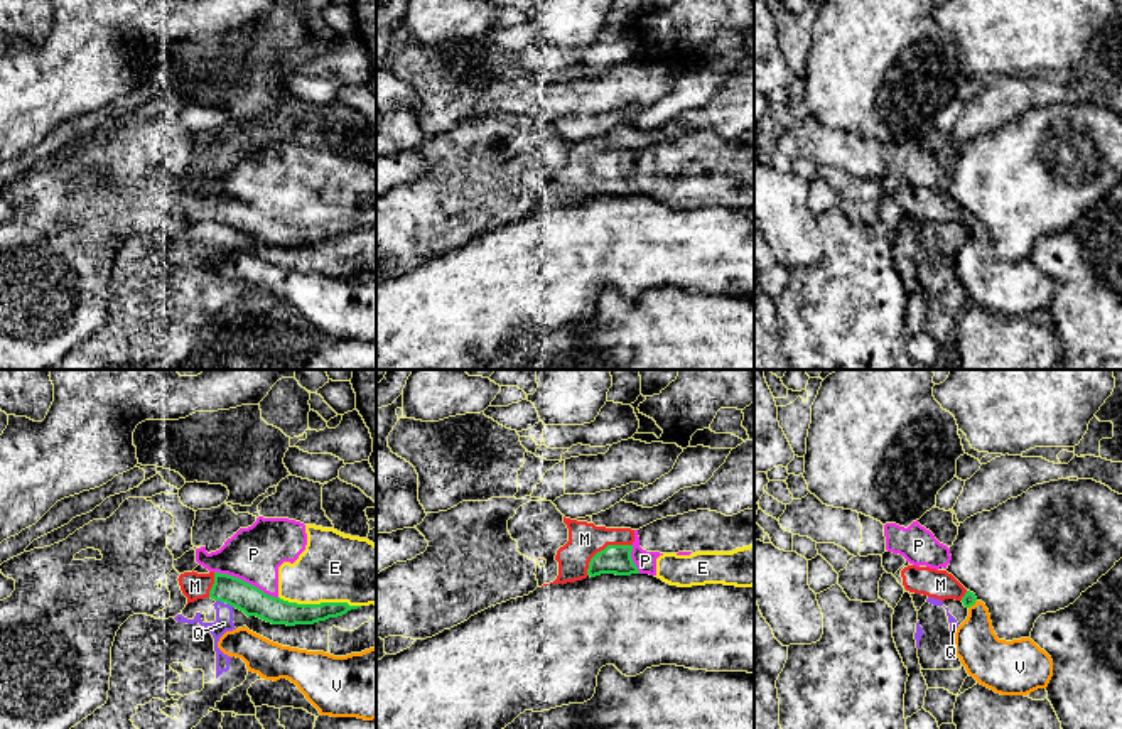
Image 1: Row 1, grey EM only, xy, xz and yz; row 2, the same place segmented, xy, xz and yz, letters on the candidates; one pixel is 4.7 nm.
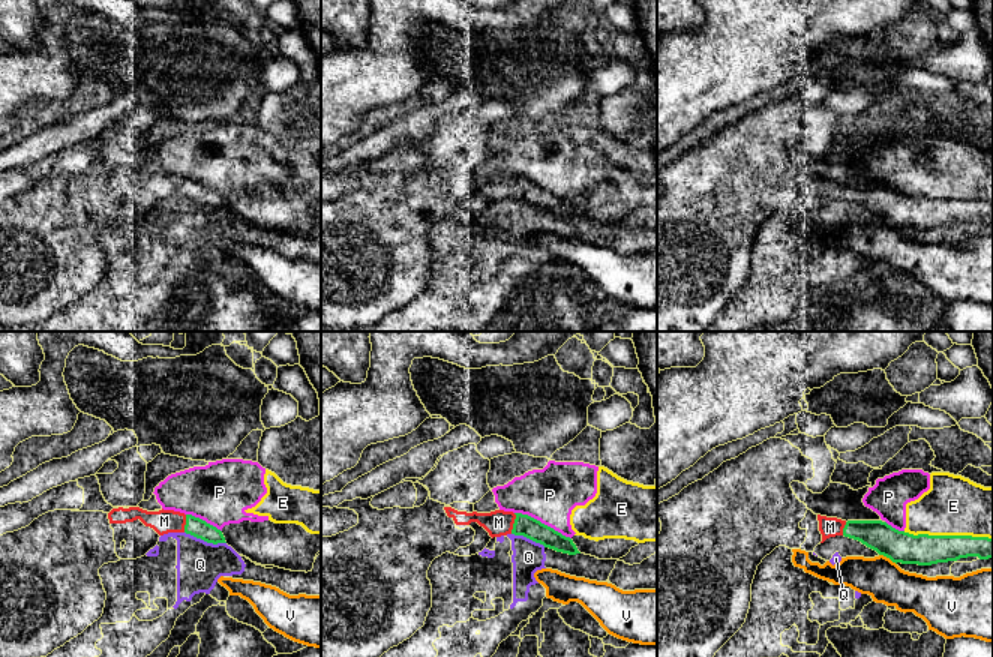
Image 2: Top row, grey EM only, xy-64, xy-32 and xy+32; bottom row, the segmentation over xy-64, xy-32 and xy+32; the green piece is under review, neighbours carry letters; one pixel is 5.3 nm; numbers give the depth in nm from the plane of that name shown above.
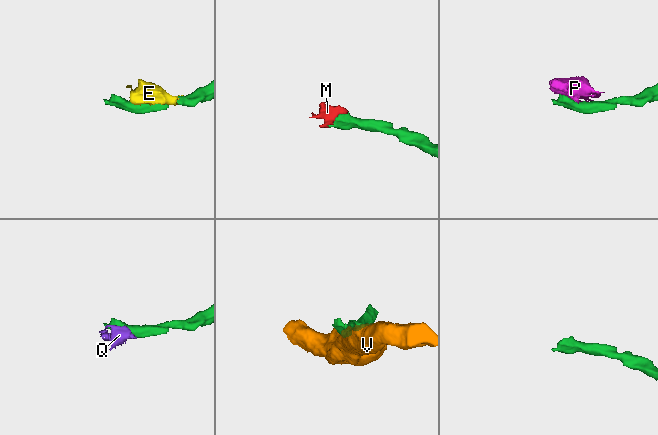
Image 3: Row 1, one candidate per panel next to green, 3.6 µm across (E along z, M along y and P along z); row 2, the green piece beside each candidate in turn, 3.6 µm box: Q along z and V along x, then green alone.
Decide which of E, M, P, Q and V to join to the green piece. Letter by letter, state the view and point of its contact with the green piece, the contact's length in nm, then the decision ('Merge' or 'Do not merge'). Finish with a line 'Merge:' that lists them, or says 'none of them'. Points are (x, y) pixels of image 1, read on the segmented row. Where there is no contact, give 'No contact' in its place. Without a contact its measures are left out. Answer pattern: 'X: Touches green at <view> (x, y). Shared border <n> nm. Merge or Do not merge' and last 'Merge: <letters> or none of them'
E: Touches green at xy (321, 603). Shared border 400 nm. Do not merge
M: Touches green at xz (604, 549). Shared border 260 nm. Merge
P: Touches green at xy (247, 583). Shared border 340 nm. Do not merge
Q: Touches green at xy (220, 599). Shared border 40 nm. Do not merge
V: Touches green at yz (972, 604). Shared border 60 nm. Do not merge
Merge: M

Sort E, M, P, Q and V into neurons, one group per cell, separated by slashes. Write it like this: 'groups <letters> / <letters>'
groups E P / M / Q / V

